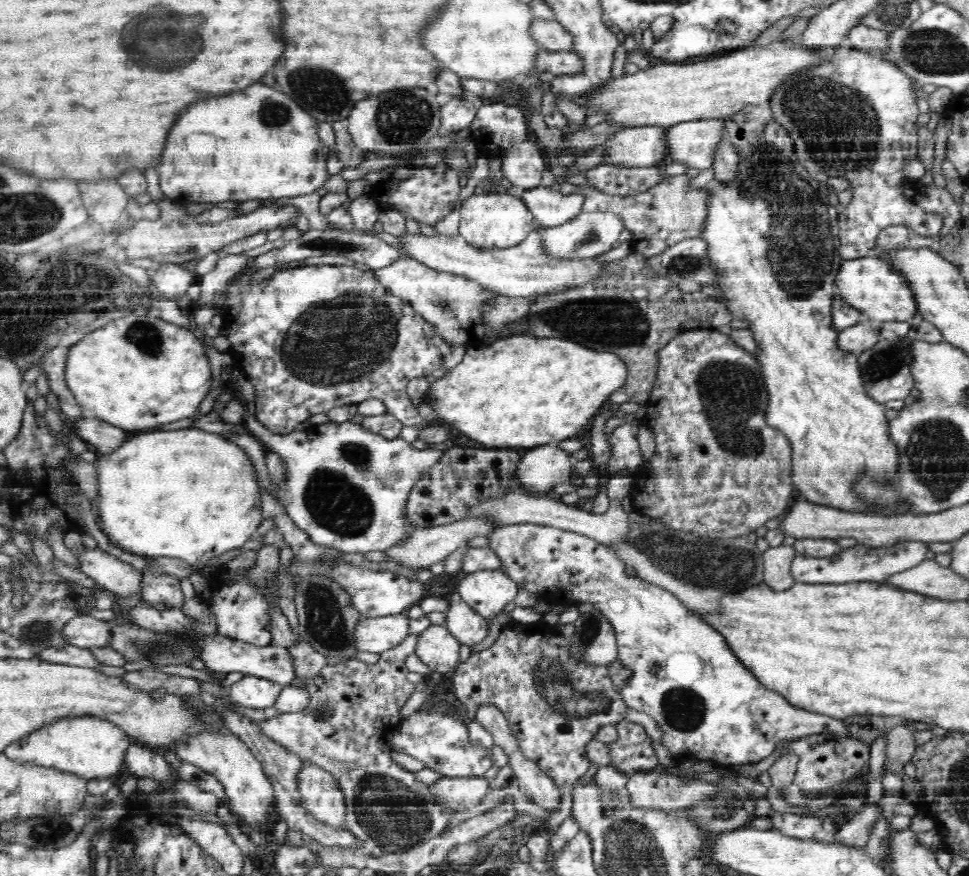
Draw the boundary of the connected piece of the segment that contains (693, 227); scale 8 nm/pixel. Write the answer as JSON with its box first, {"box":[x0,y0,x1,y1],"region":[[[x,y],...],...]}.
{"box":[579,174,707,258],"region":[[[686,174],[671,176],[637,196],[609,196],[596,188],[579,186],[585,197],[583,212],[608,211],[621,217],[633,238],[632,250],[652,258],[685,239],[698,237],[707,218],[707,190],[690,185]]]}

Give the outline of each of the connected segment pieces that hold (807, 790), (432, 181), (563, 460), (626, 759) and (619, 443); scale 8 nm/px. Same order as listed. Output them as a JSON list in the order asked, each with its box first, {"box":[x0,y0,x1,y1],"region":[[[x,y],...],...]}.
[{"box":[781,732,871,798],"region":[[[822,732],[789,742],[781,755],[794,752],[799,757],[799,764],[793,780],[808,798],[819,797],[829,788],[853,780],[866,773],[870,760],[871,744],[848,737],[840,737],[833,732]]]},{"box":[370,162,461,227],"region":[[[440,162],[435,166],[399,166],[390,171],[389,178],[379,184],[371,184],[370,196],[381,211],[396,210],[404,217],[410,216],[418,225],[430,227],[450,214],[458,202],[461,193],[460,171],[454,170],[447,163]]]},{"box":[515,444,574,492],"region":[[[558,444],[537,446],[526,456],[521,456],[515,476],[522,482],[522,490],[546,492],[556,484],[570,482],[574,474],[574,459],[572,455]]]},{"box":[608,721,658,775],"region":[[[627,721],[616,725],[618,740],[608,744],[610,750],[610,766],[630,775],[636,771],[652,771],[658,766],[653,741],[647,736],[645,729],[637,723]]]},{"box":[601,419,644,473],"region":[[[643,419],[627,421],[623,425],[618,426],[618,430],[614,430],[612,434],[612,458],[609,458],[608,466],[603,466],[601,472],[611,473],[620,472],[620,470],[630,469],[636,470],[642,464],[642,453],[638,447],[638,429],[644,424]]]}]

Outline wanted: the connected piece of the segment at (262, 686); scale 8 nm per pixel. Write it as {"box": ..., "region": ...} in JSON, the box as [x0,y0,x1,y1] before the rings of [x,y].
{"box":[229,675,285,709],"region":[[[245,675],[241,680],[230,686],[229,695],[234,704],[252,709],[274,707],[280,692],[285,687],[282,684]]]}

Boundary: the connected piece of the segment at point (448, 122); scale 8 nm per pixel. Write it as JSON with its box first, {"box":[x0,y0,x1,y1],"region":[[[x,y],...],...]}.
{"box":[441,97,477,134],"region":[[[452,97],[450,101],[441,106],[441,134],[454,134],[463,128],[470,127],[475,118],[477,109],[470,101],[463,98]]]}

